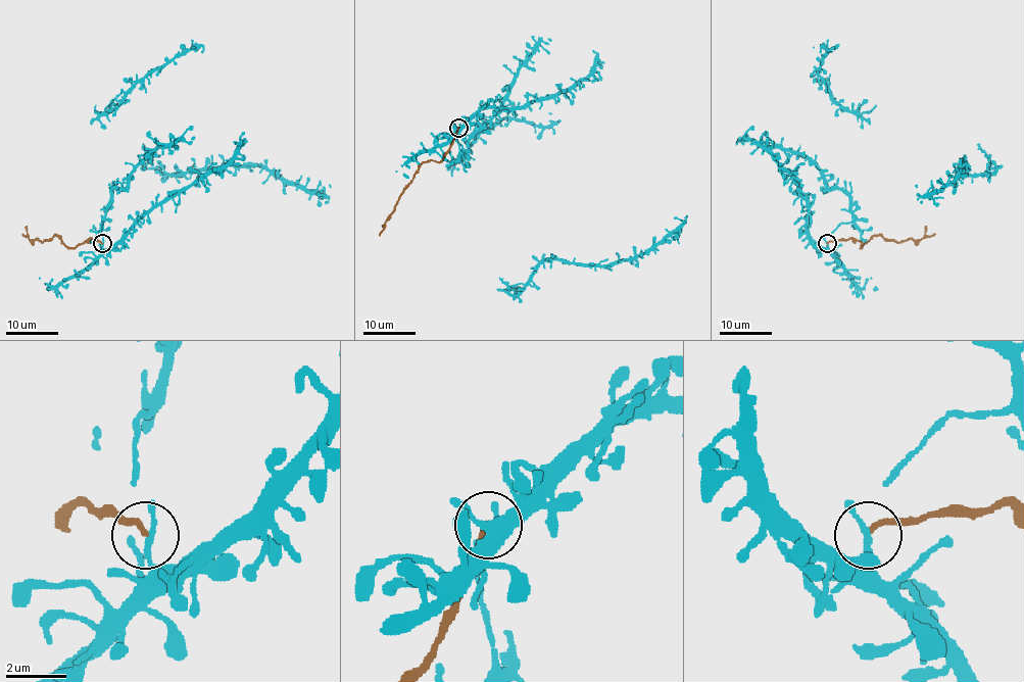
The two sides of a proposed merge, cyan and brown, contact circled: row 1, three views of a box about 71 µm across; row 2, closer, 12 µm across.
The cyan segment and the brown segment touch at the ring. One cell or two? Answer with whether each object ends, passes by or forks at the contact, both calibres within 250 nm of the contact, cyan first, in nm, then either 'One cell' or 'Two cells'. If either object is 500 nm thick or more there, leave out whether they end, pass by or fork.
At the ring cyan passes by. At the ring brown ends. Thickness 180 nm (cyan) against 180 nm. Two cells

